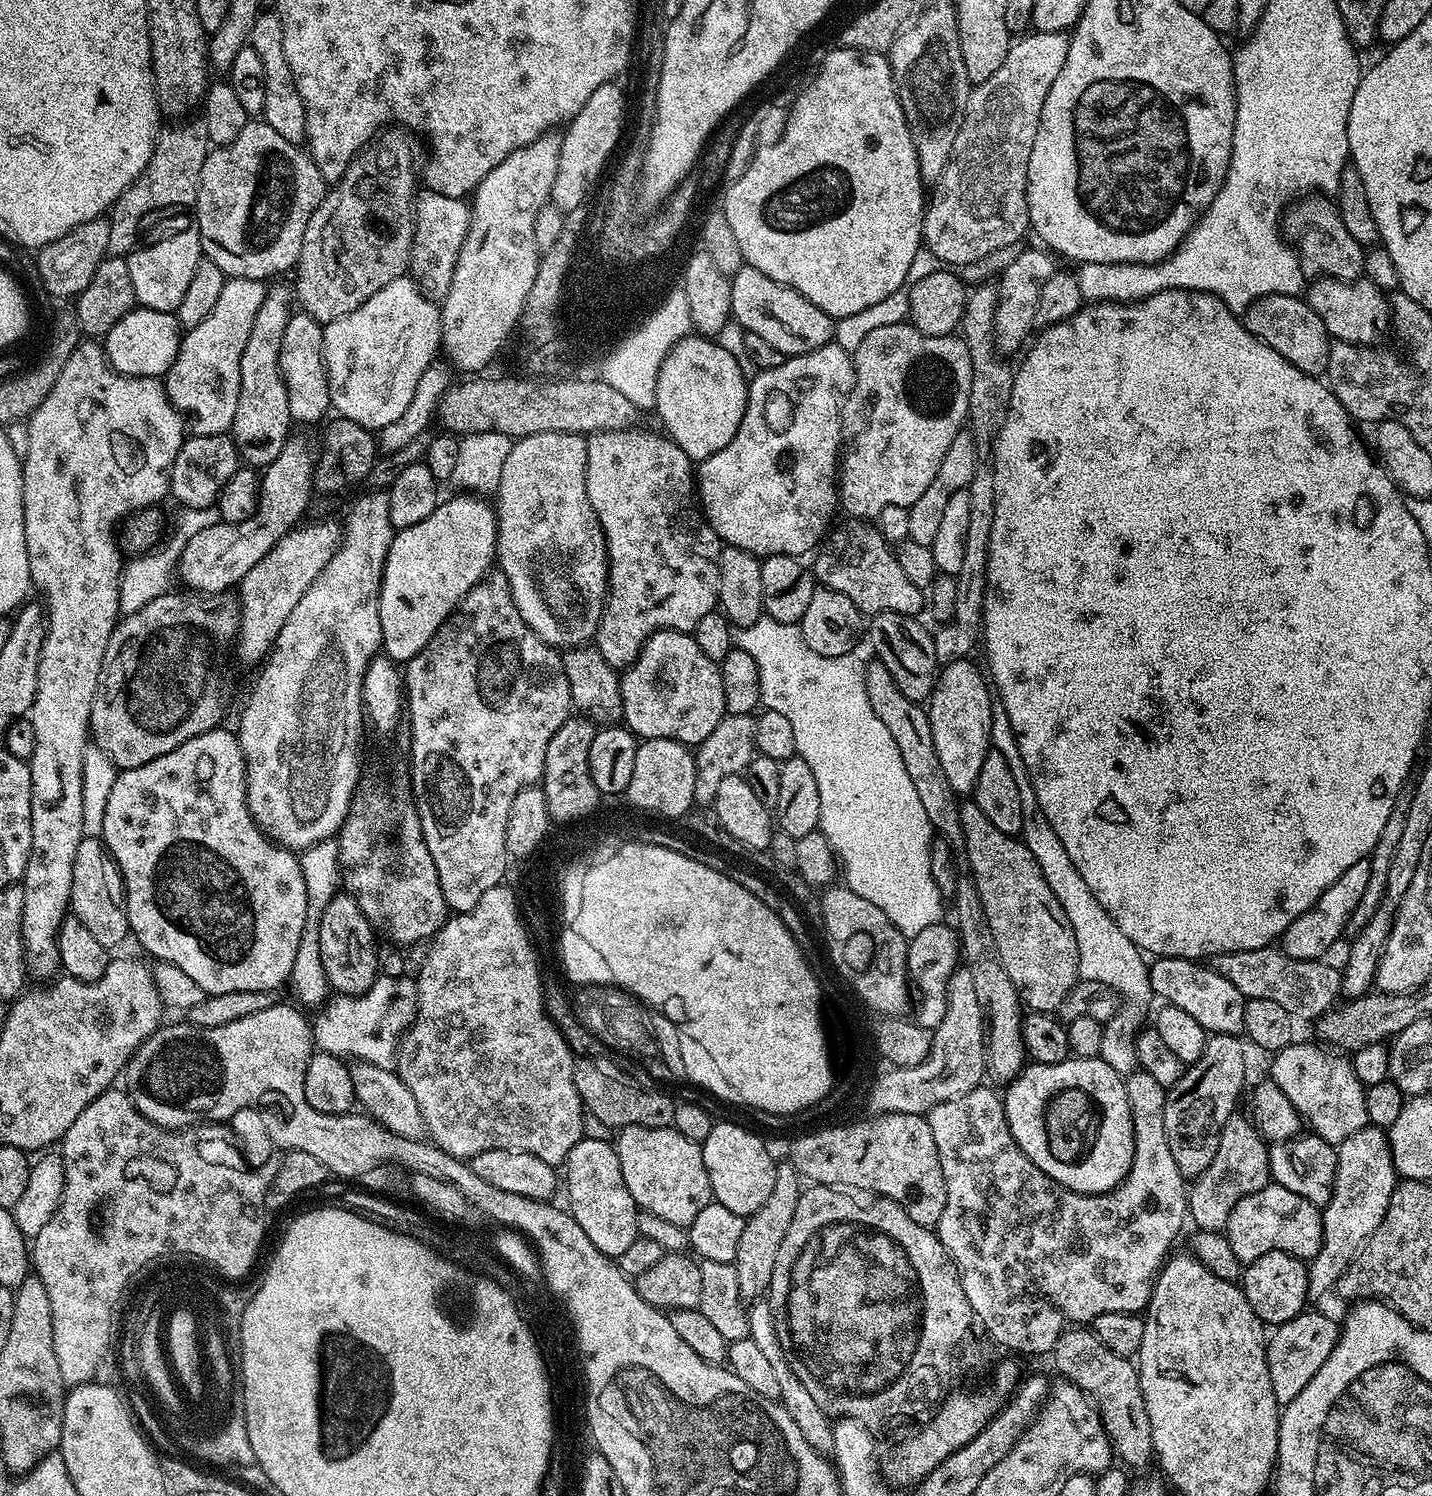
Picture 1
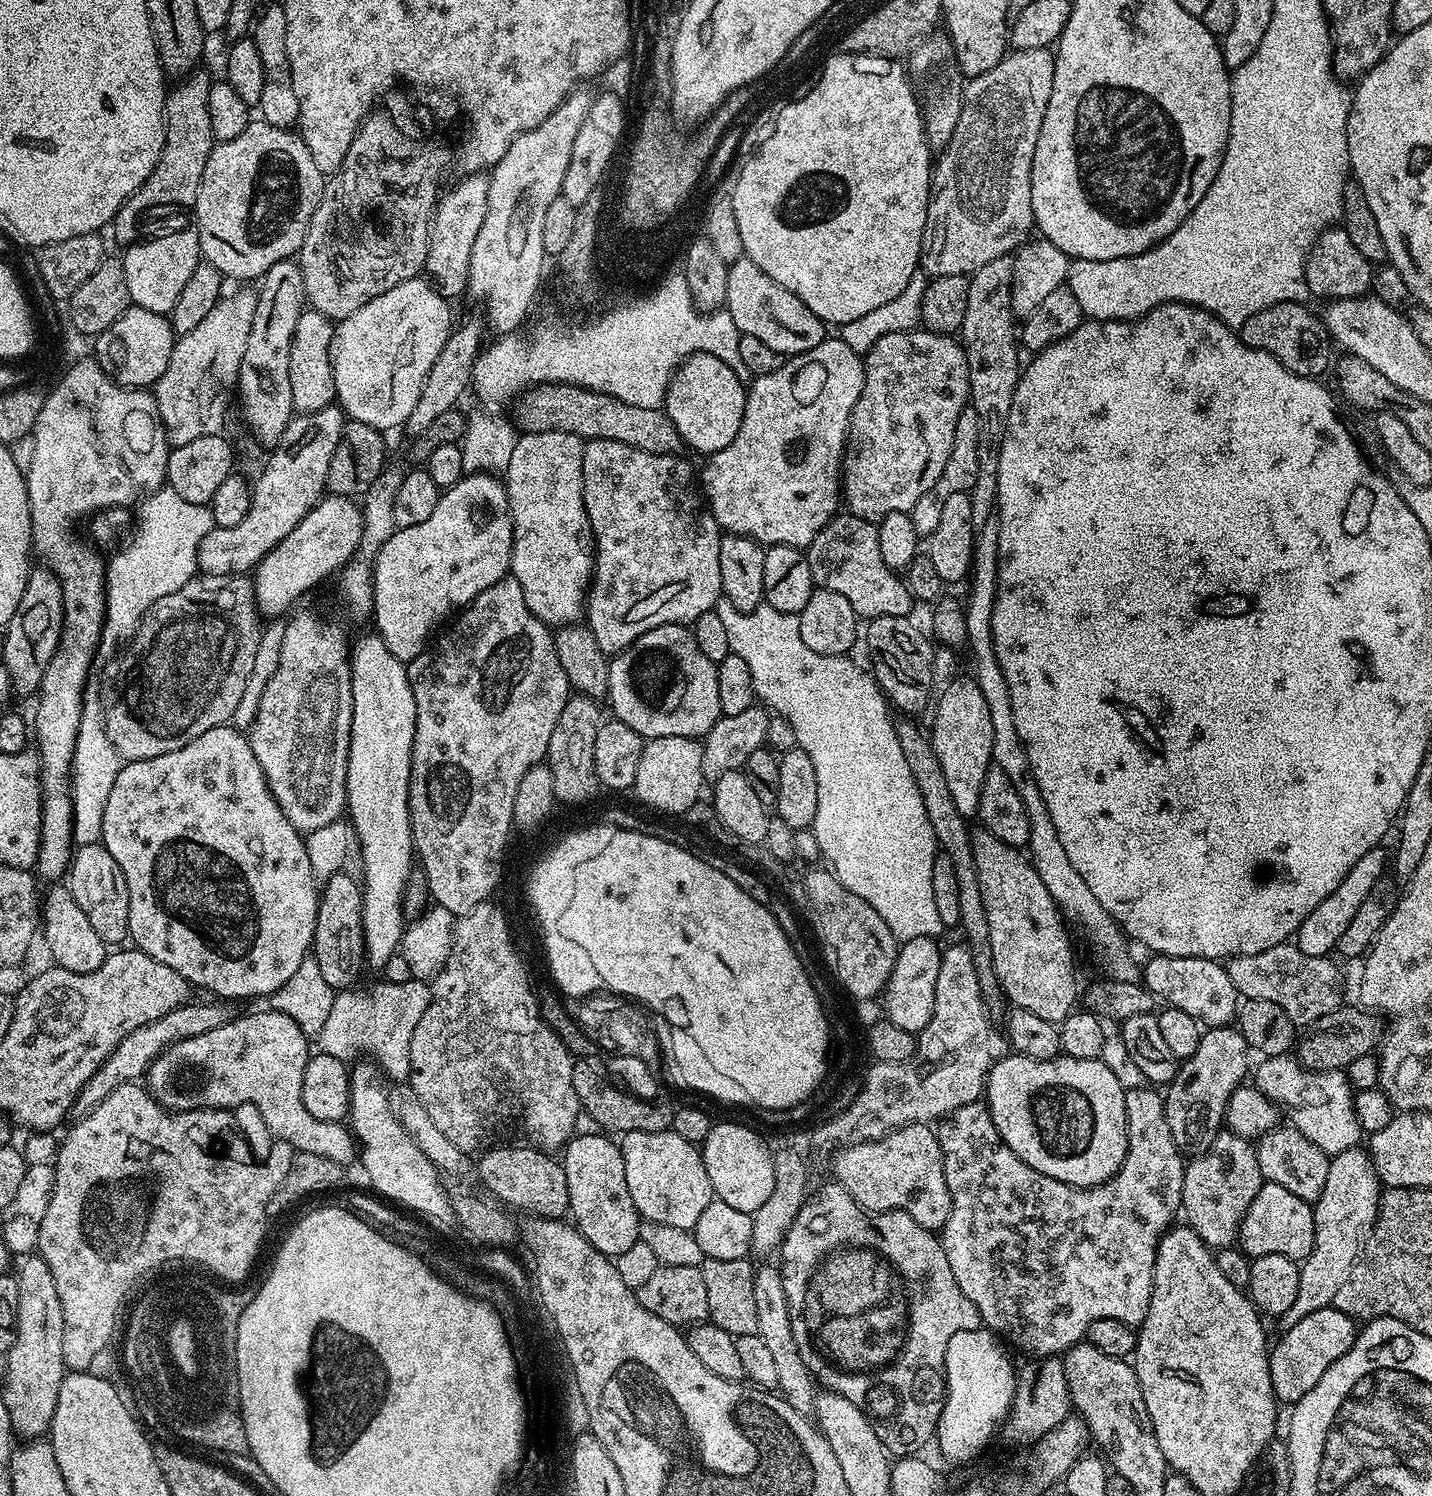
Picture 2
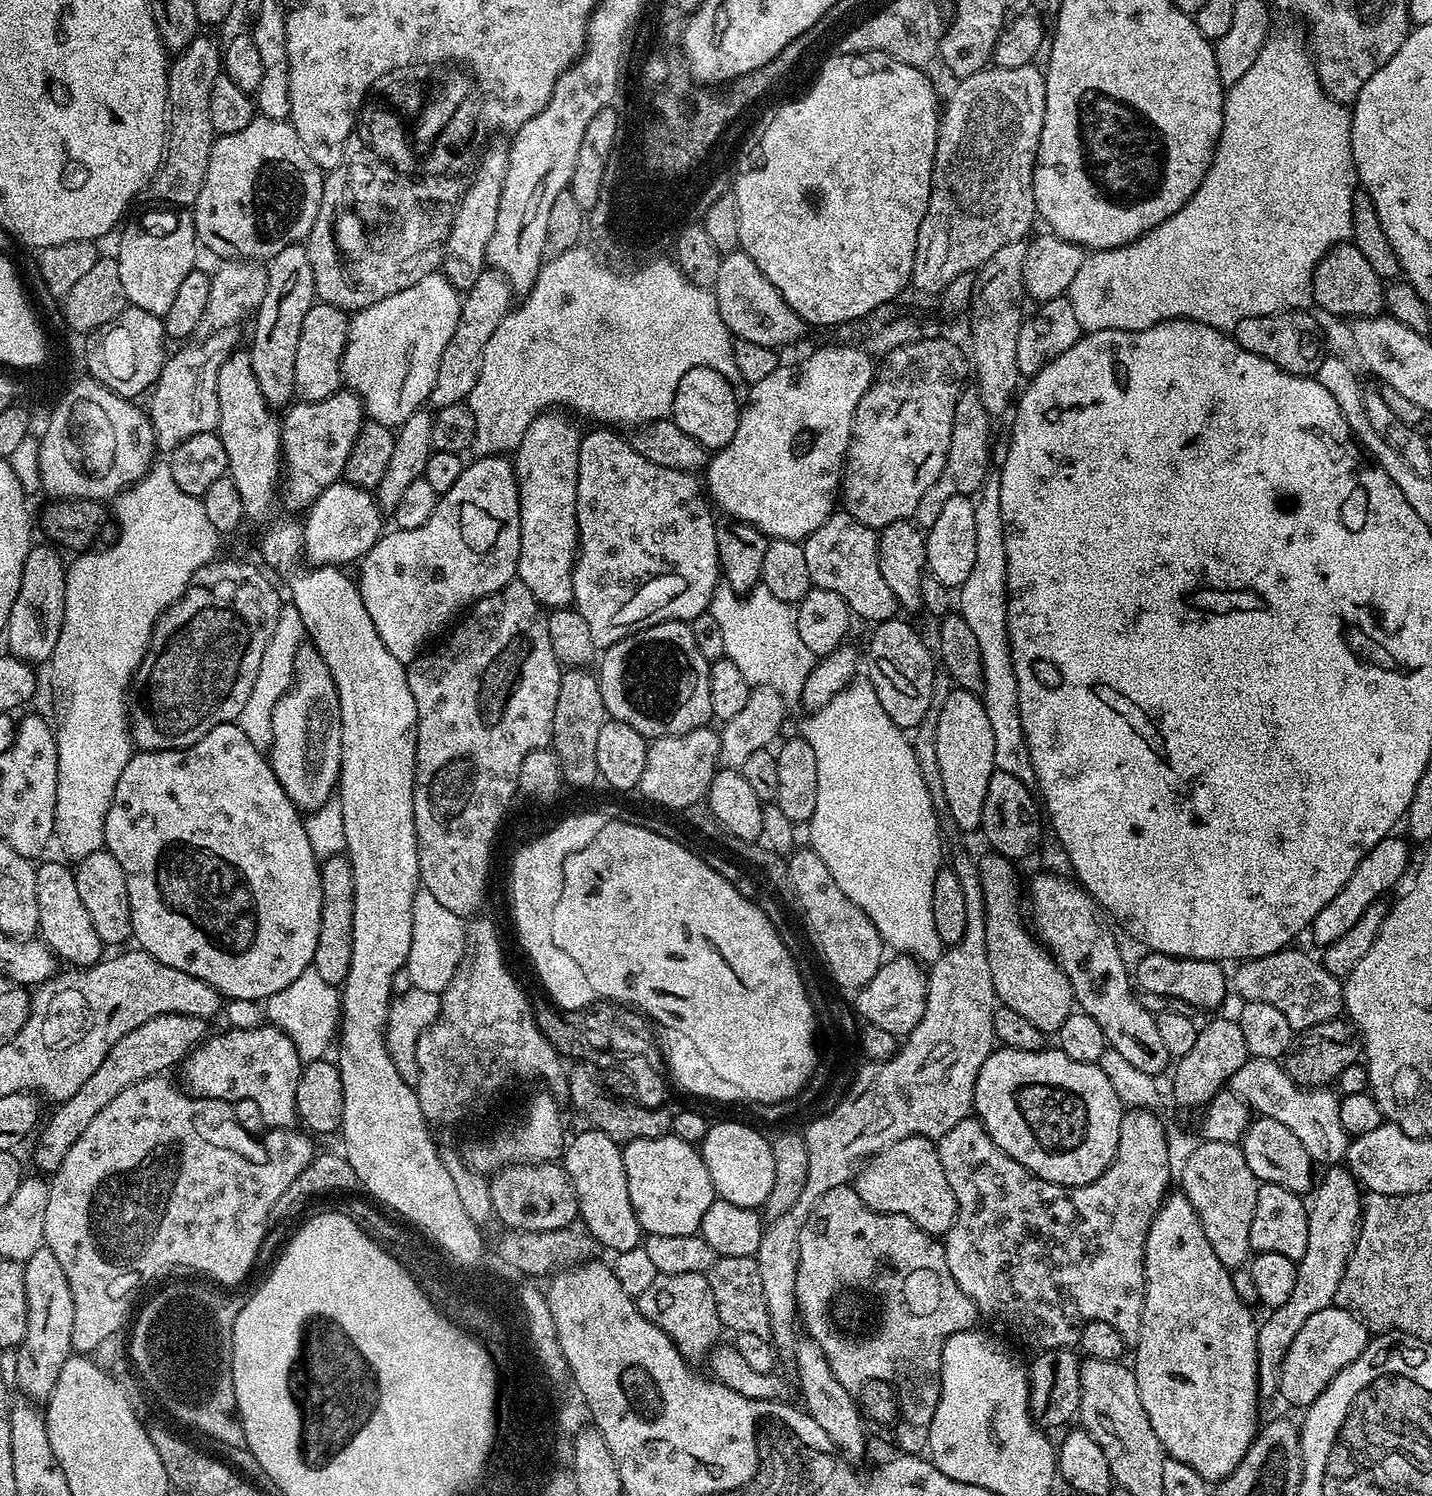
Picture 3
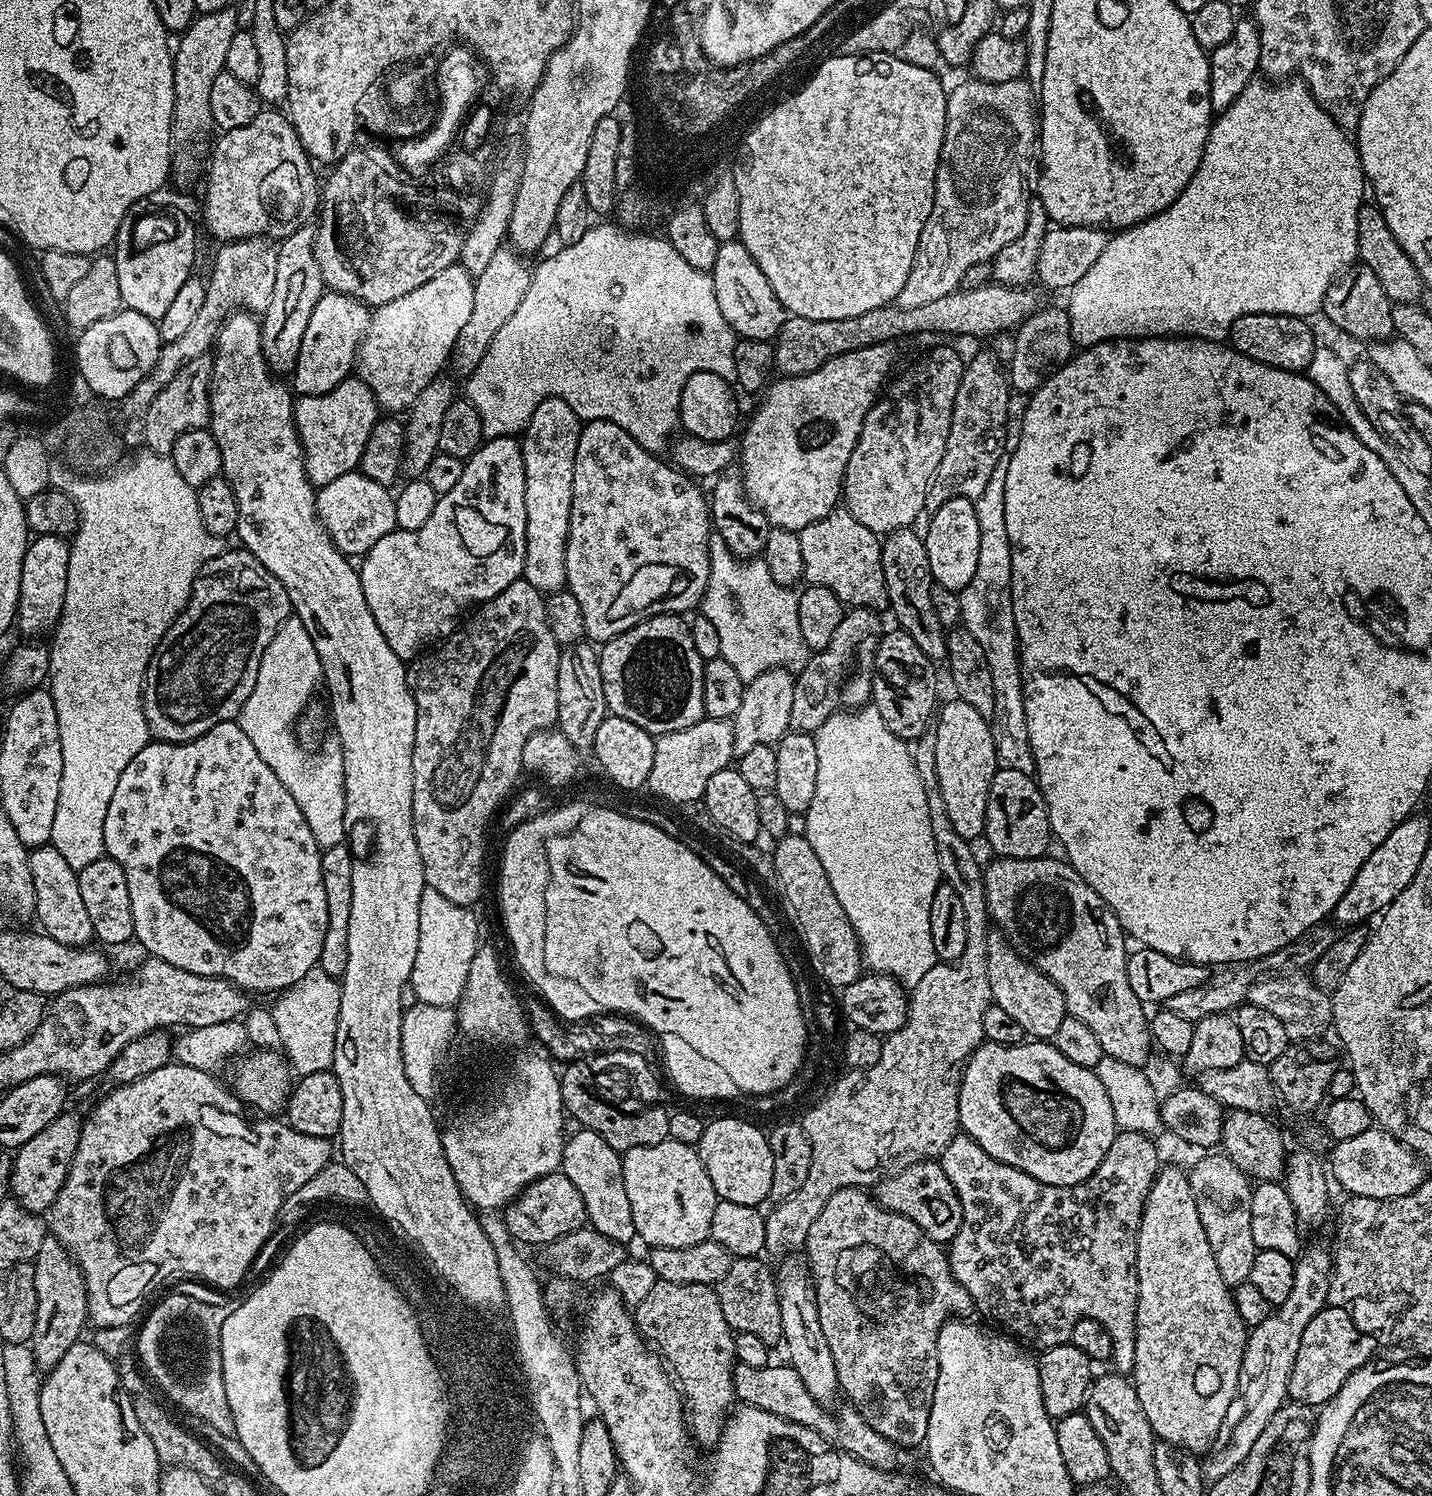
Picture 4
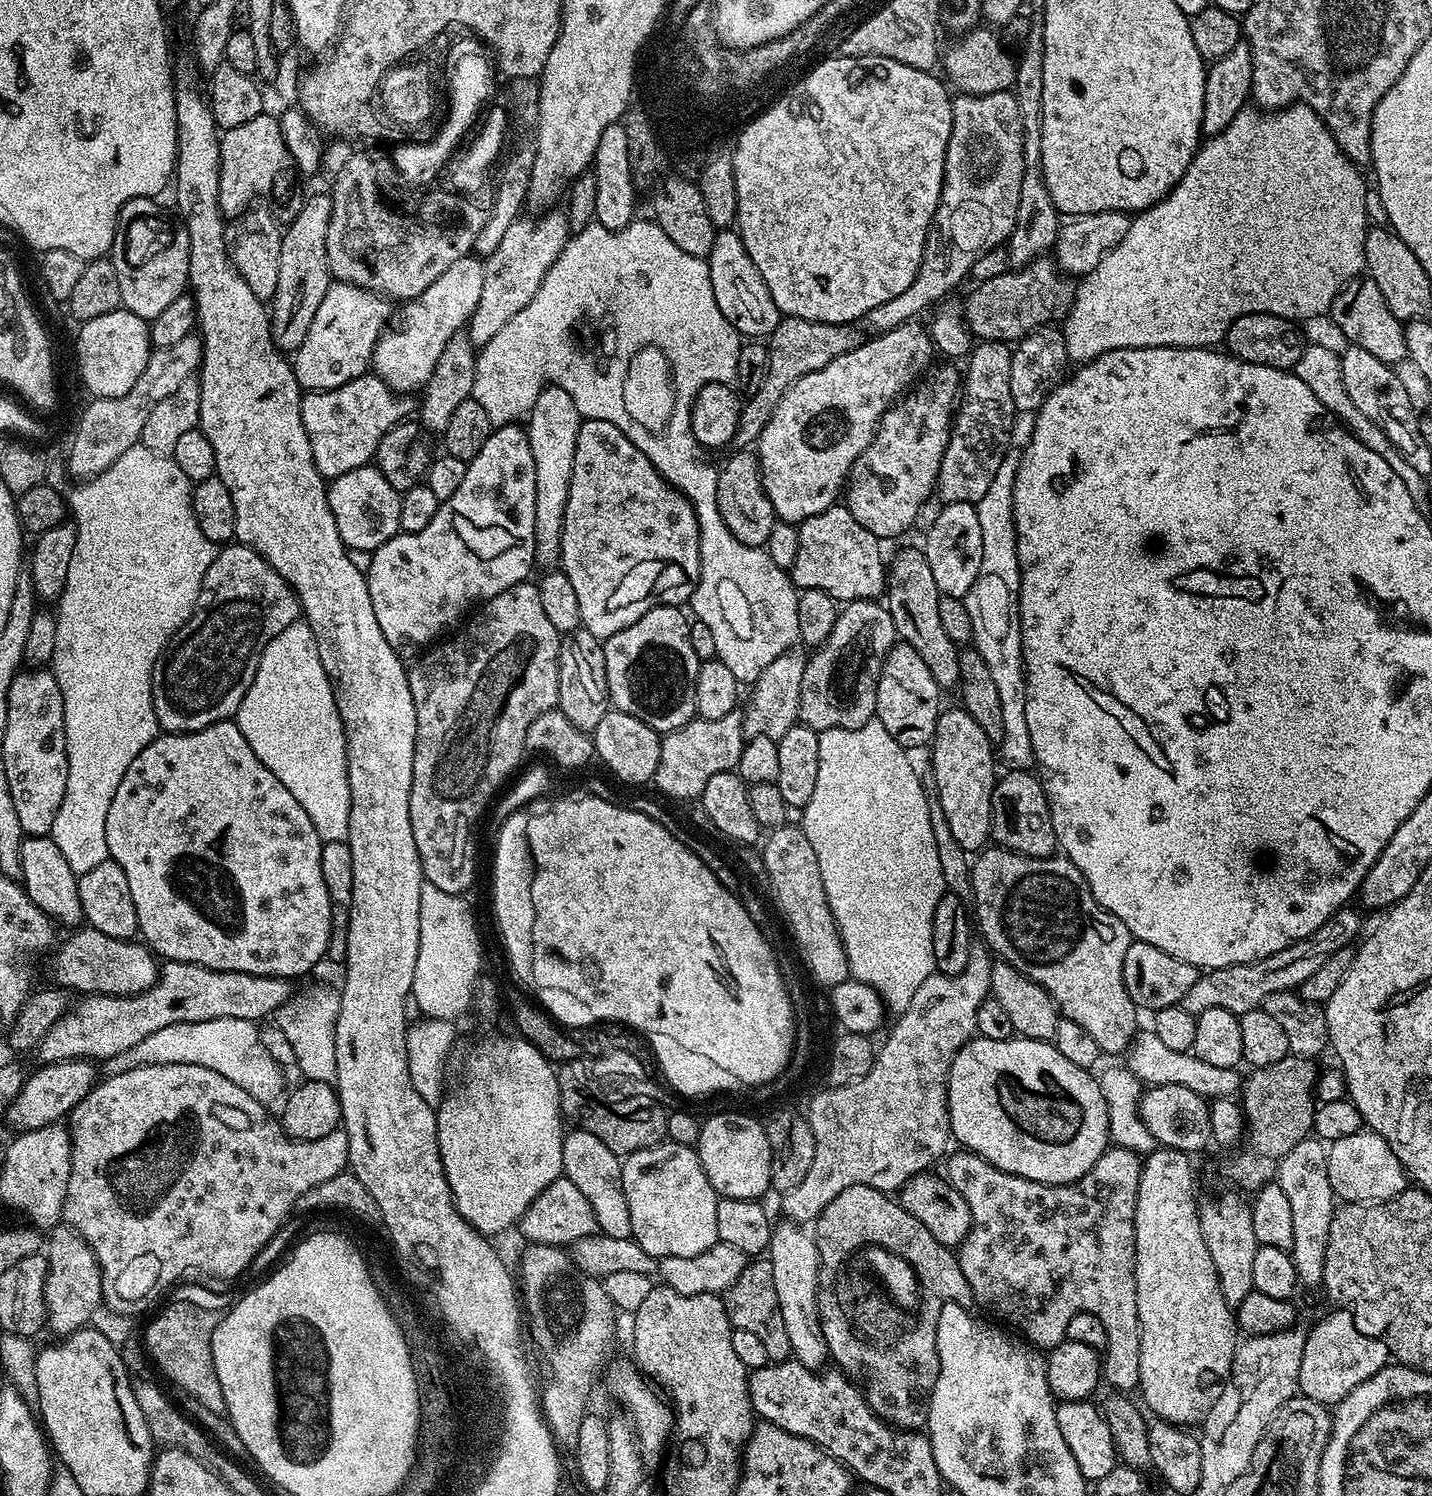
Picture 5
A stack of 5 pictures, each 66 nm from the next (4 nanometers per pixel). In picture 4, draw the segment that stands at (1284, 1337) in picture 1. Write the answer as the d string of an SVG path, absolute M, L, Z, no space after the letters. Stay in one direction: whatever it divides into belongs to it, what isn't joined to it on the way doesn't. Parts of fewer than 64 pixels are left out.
M1326 1307L1310 1321L1310 1326L1298 1342L1298 1358L1294 1358L1294 1370L1290 1370L1288 1400L1309 1406L1323 1406L1357 1372L1363 1364L1369 1363L1377 1355L1377 1337L1367 1336L1354 1322L1347 1308Z

